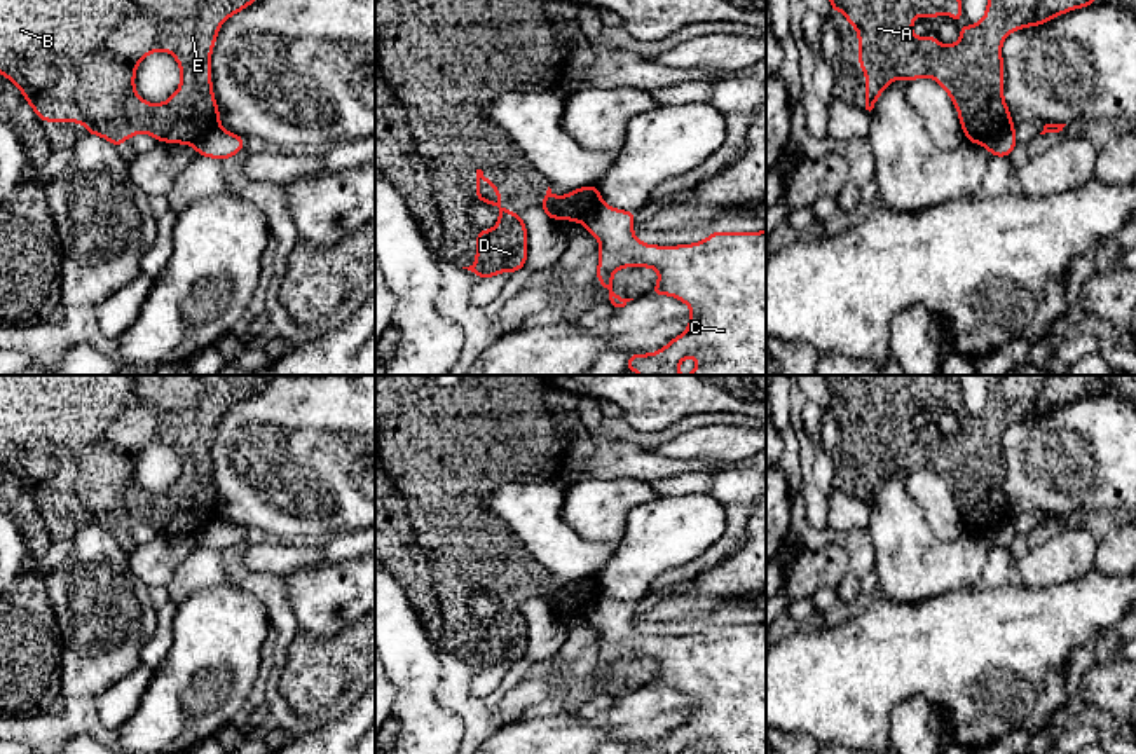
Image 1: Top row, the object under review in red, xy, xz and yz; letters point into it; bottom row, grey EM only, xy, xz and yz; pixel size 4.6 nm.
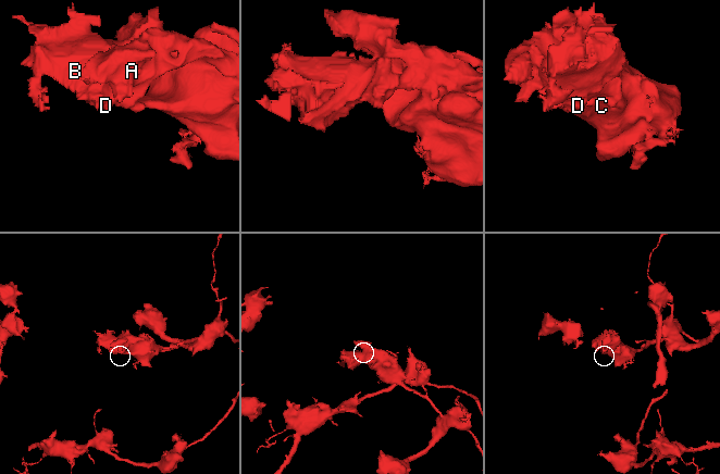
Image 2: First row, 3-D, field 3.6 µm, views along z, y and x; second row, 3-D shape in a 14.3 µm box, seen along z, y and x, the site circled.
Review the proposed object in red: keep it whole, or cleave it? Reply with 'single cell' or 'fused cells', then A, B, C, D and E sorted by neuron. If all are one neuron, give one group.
fused cells | A B D E / C

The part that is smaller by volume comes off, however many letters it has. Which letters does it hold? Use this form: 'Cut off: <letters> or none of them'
Cut off: A, B, D, E

